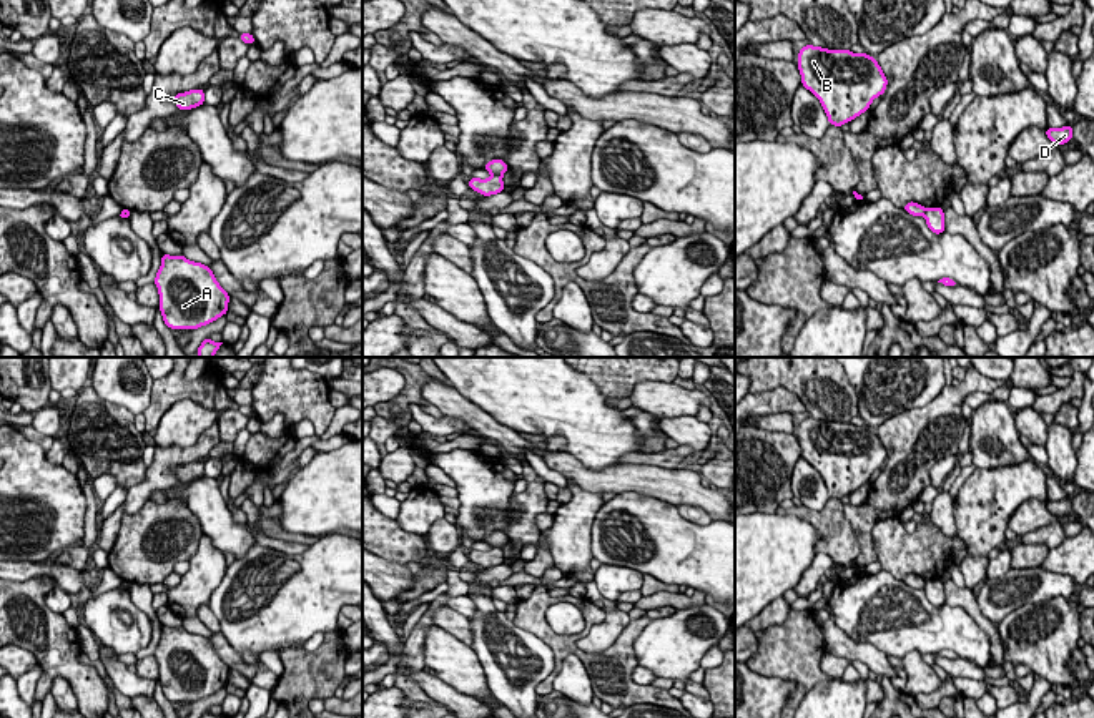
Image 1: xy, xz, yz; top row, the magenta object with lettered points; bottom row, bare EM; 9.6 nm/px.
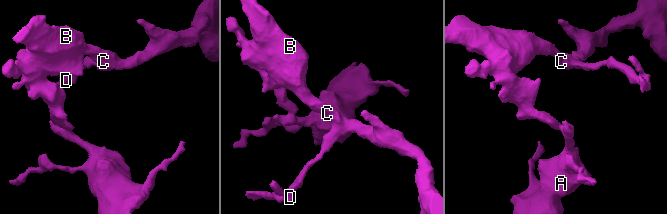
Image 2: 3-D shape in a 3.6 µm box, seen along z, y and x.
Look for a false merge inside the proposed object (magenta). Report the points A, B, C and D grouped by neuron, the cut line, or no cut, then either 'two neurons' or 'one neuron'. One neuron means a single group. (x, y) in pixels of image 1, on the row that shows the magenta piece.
A / B C D; cut in xz along (492, 173), (501, 177); two neurons

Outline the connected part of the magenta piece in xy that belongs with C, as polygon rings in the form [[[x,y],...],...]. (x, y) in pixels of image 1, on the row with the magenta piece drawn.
[[[196,88],[185,93],[178,93],[173,96],[173,101],[176,103],[178,110],[186,111],[205,105],[205,91],[201,88]]]

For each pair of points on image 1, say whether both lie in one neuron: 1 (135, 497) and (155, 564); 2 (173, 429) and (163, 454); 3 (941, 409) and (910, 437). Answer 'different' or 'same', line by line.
1: different
2: different
3: same

